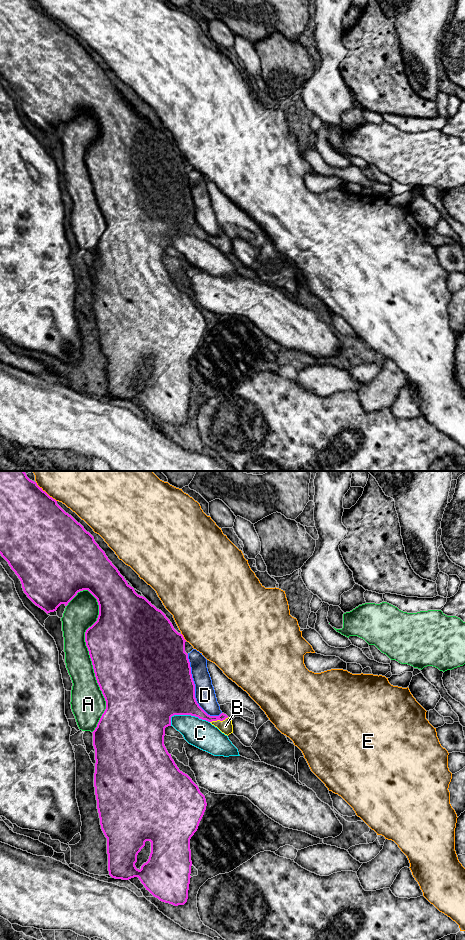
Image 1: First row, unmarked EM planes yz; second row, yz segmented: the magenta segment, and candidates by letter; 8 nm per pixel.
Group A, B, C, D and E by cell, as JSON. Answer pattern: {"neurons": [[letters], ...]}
{"neurons": [["A"], ["B"], ["C"], ["D"], ["E"]]}

